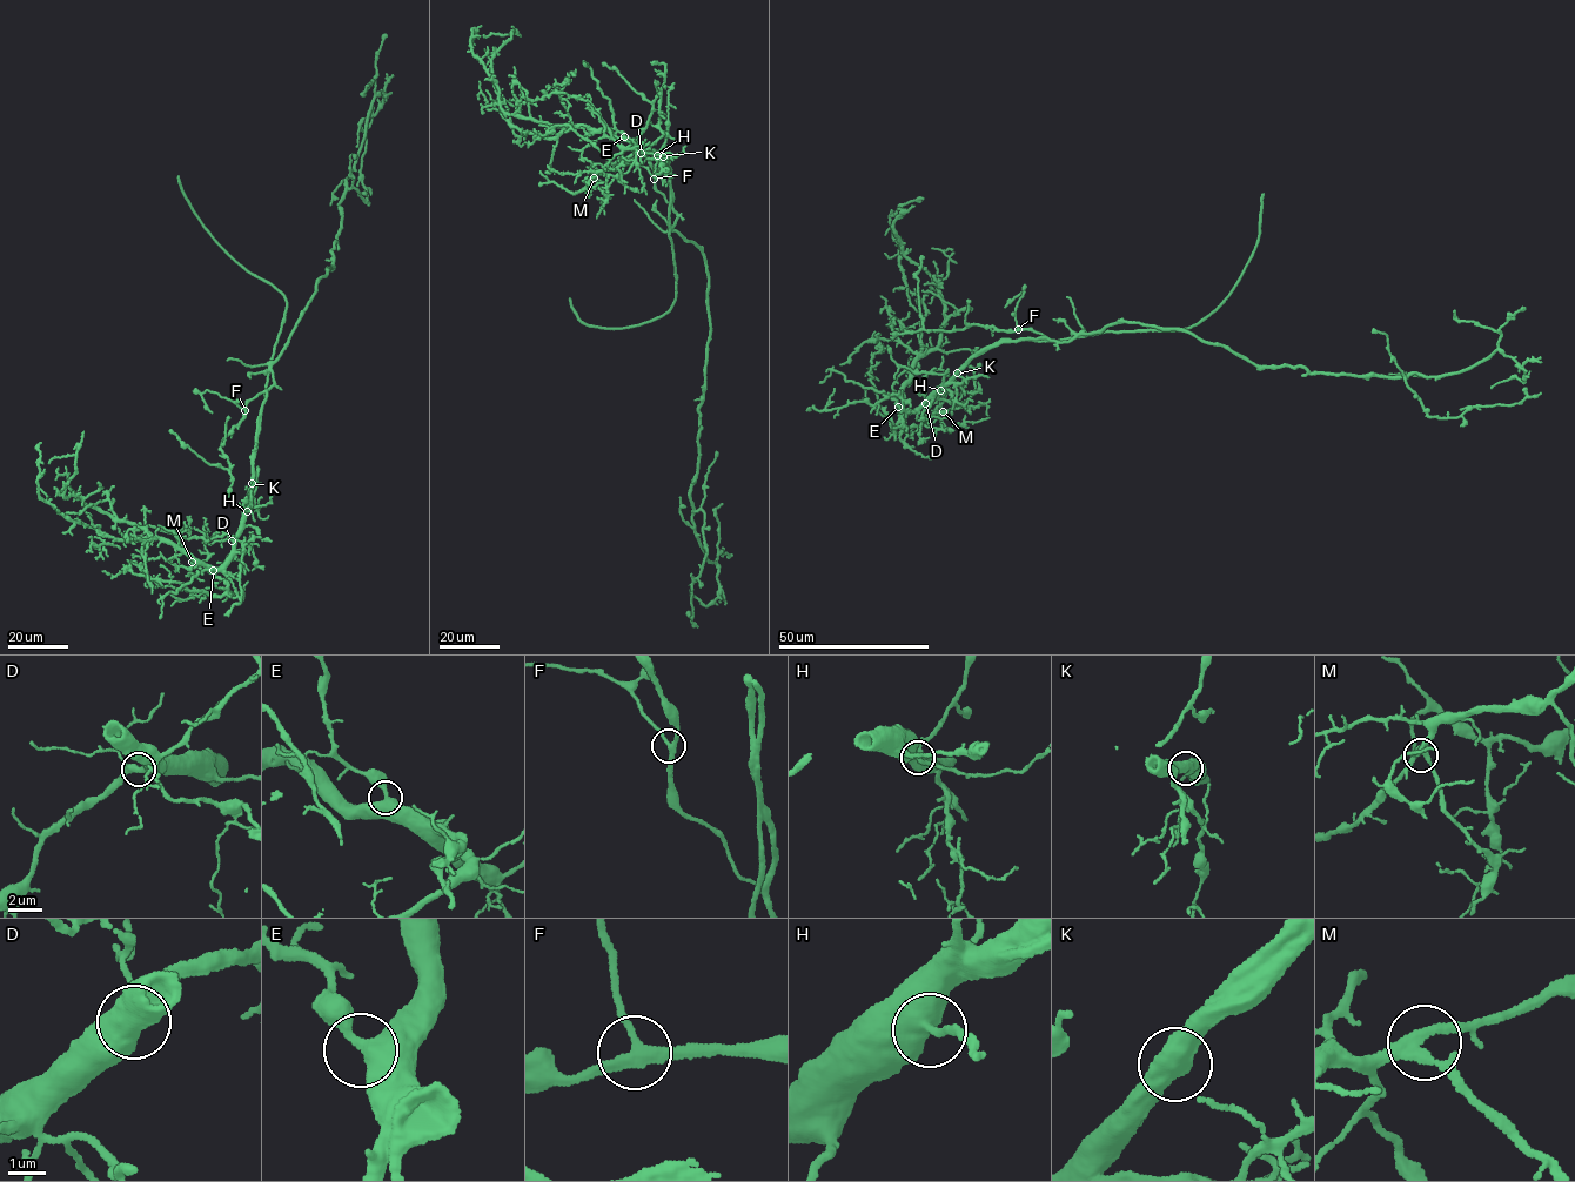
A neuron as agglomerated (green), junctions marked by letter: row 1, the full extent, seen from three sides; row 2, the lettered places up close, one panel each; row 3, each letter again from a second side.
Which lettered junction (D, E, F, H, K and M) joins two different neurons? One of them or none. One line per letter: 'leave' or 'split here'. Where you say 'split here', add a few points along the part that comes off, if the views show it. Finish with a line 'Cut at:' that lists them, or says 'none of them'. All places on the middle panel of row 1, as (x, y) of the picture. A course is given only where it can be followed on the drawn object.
D: leave
E: leave
F: leave
H: leave
K: leave
M: leave
Cut at: none of them

